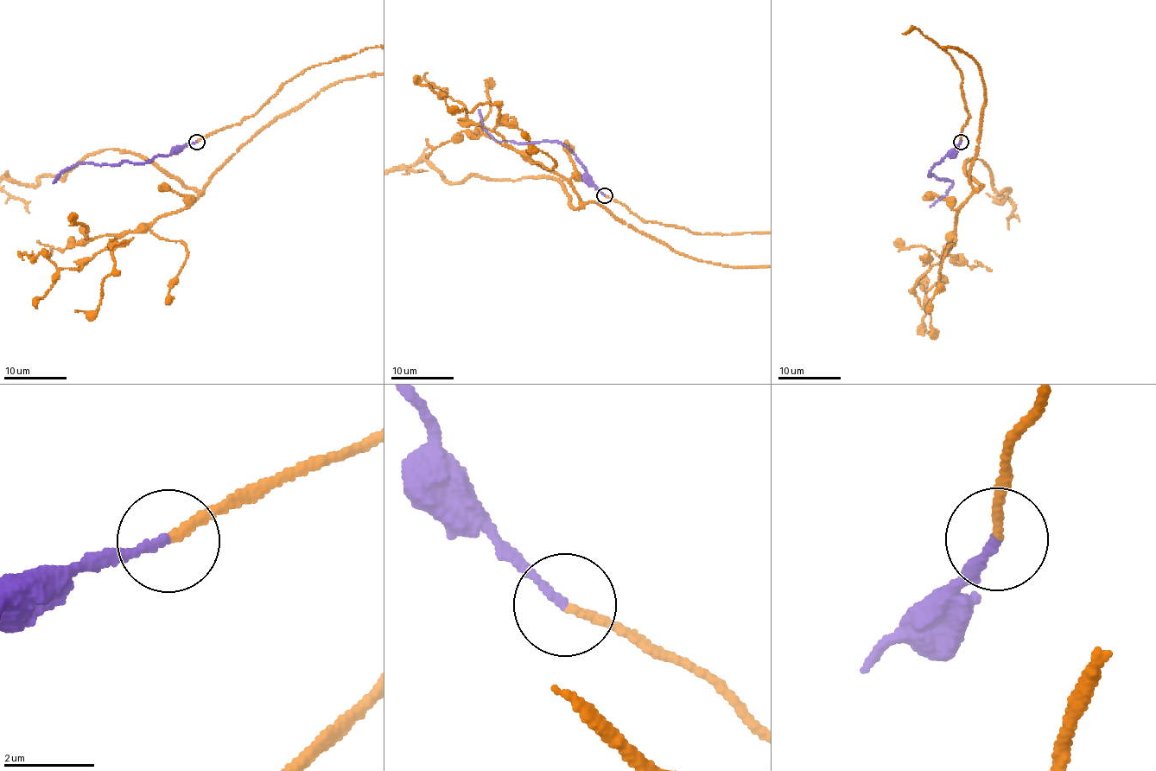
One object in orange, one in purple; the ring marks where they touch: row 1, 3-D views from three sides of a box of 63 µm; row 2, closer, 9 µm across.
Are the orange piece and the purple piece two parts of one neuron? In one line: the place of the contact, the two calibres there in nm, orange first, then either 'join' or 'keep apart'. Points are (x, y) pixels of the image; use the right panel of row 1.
place (961, 142); calibres 180 and 170 nm; join

